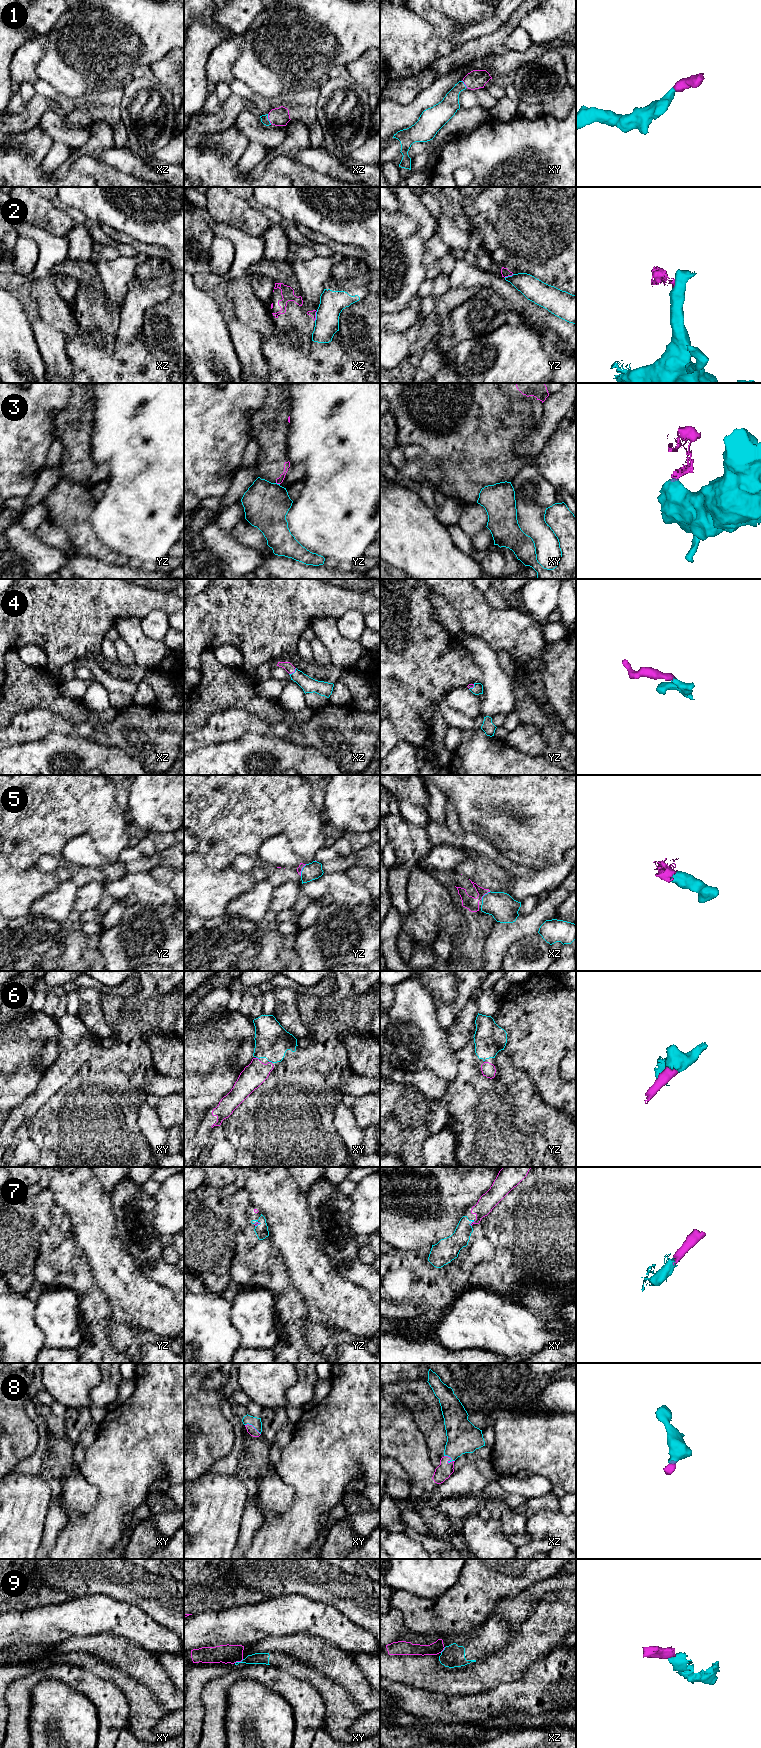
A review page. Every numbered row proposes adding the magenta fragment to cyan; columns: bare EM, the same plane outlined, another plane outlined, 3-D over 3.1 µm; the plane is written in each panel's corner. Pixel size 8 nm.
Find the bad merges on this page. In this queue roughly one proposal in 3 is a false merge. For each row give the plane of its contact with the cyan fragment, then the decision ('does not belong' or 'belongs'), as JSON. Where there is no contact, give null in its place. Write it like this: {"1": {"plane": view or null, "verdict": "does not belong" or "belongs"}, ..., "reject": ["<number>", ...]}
{"1": {"plane": "xz", "verdict": "belongs"}, "2": {"plane": "yz", "verdict": "does not belong"}, "3": {"plane": "yz", "verdict": "does not belong"}, "4": {"plane": "xz", "verdict": "belongs"}, "5": {"plane": "xz", "verdict": "belongs"}, "6": {"plane": "xy", "verdict": "belongs"}, "7": {"plane": "xy", "verdict": "belongs"}, "8": {"plane": "xz", "verdict": "belongs"}, "9": {"plane": "xy", "verdict": "does not belong"}, "reject": ["2", "3", "9"]}

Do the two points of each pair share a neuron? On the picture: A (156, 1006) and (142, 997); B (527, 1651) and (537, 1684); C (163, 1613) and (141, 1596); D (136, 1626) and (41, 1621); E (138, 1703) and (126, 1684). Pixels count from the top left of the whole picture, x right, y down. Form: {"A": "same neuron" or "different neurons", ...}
{"A": "different neurons", "B": "different neurons", "C": "same neuron", "D": "same neuron", "E": "same neuron"}

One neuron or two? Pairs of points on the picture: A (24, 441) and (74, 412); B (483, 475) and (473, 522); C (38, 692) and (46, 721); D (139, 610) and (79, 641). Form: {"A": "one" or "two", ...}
{"A": "two", "B": "two", "C": "two", "D": "one"}

